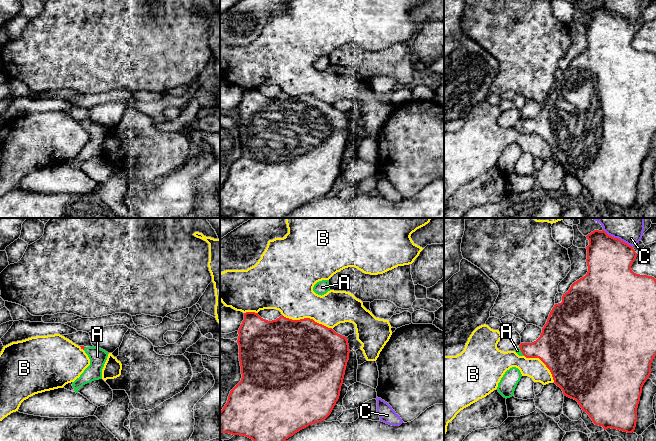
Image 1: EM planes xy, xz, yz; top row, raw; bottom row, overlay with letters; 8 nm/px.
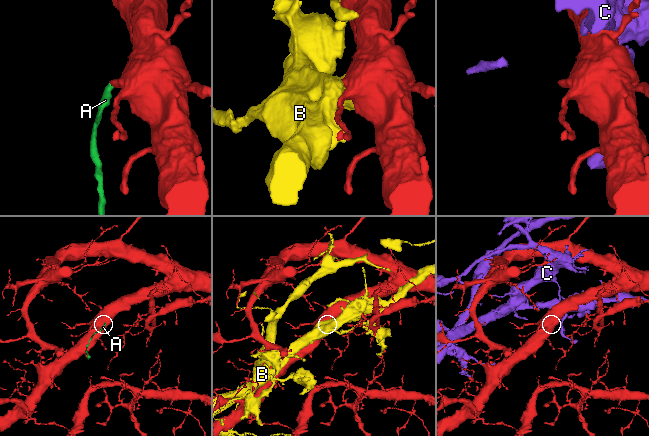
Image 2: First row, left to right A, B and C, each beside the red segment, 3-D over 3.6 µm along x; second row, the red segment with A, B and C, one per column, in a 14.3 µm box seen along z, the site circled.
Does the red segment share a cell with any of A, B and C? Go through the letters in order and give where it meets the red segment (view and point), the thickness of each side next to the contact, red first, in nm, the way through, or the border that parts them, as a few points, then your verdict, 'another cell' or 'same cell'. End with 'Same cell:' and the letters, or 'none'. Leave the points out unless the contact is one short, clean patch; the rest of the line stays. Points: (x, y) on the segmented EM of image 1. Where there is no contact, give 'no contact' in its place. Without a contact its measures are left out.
A: contact yz (521, 351); calibres 280 and 50 nm; way yz (552, 348), (521, 351), (517, 350); same cell
B: contact xz (307, 318); calibres 480 and 360 nm; another cell
C: contact yz (617, 238); calibres 360 and 340 nm; another cell
Same cell: A

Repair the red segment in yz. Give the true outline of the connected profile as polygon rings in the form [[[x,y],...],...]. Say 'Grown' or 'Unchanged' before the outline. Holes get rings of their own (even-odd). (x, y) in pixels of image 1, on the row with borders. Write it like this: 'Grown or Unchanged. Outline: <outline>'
Grown. Outline: [[[594,230],[588,234],[589,245],[587,249],[587,274],[574,282],[570,289],[563,294],[562,302],[552,308],[546,324],[542,328],[540,337],[532,343],[521,343],[515,352],[526,358],[539,358],[550,370],[554,383],[559,386],[564,396],[578,402],[583,412],[586,412],[595,425],[602,426],[604,430],[611,428],[623,432],[632,433],[637,422],[637,408],[642,393],[642,387],[651,374],[651,363],[656,356],[656,279],[652,276],[636,274],[631,266],[637,257],[632,246],[608,235],[604,230]]]

